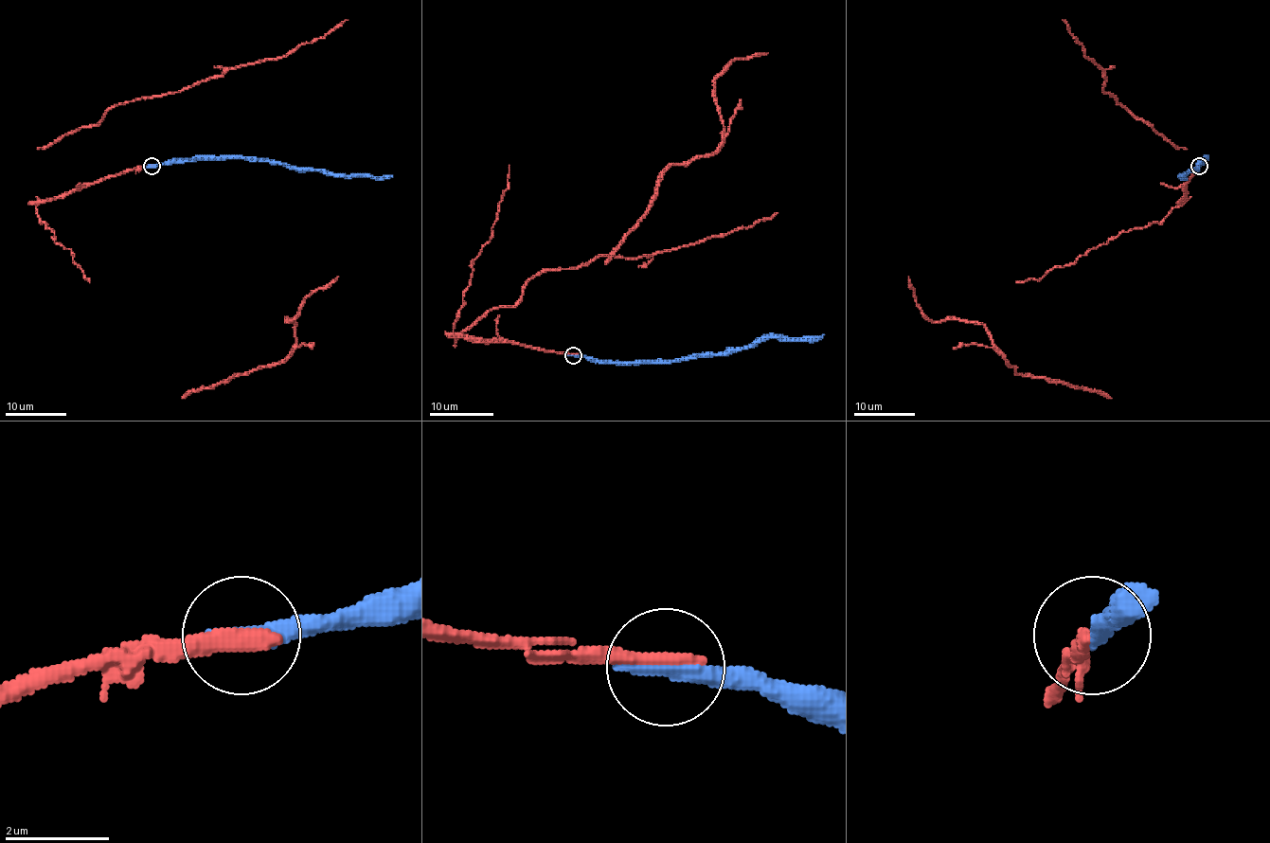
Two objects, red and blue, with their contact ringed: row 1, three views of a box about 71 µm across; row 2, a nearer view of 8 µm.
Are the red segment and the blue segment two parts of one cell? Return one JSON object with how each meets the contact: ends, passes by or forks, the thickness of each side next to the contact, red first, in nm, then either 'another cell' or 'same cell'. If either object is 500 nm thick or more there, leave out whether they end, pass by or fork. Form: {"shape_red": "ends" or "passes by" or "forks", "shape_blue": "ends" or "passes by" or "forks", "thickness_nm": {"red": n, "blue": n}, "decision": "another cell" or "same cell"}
{"shape_red": "ends", "shape_blue": "ends", "thickness_nm": {"red": 400, "blue": 400}, "decision": "same cell"}

